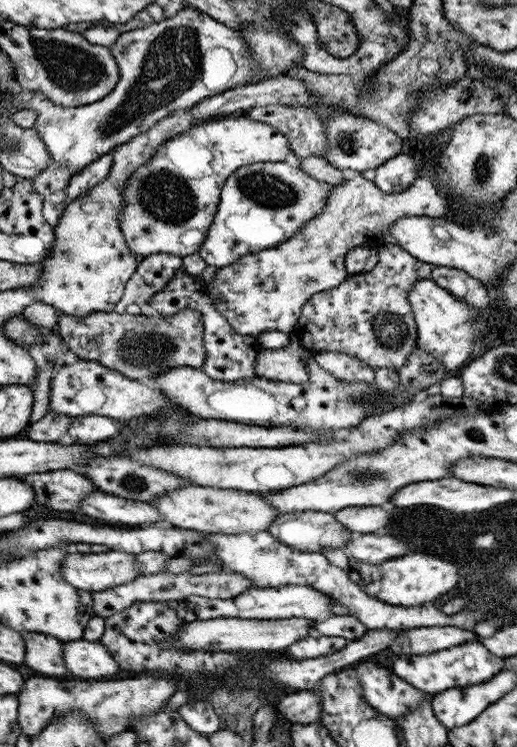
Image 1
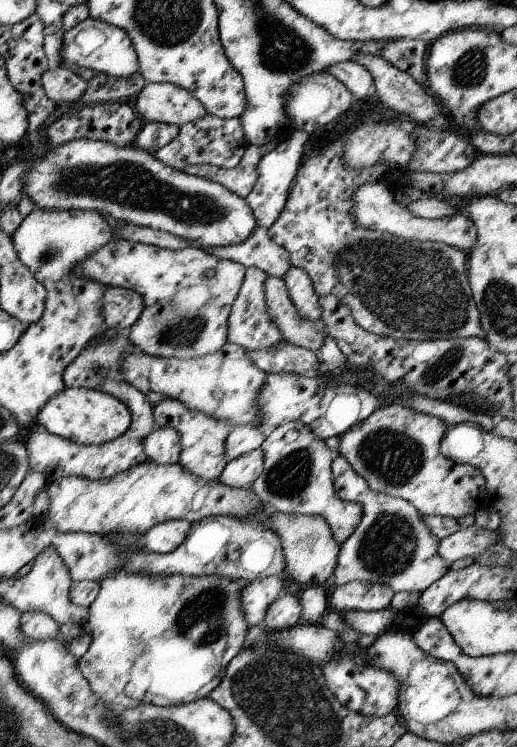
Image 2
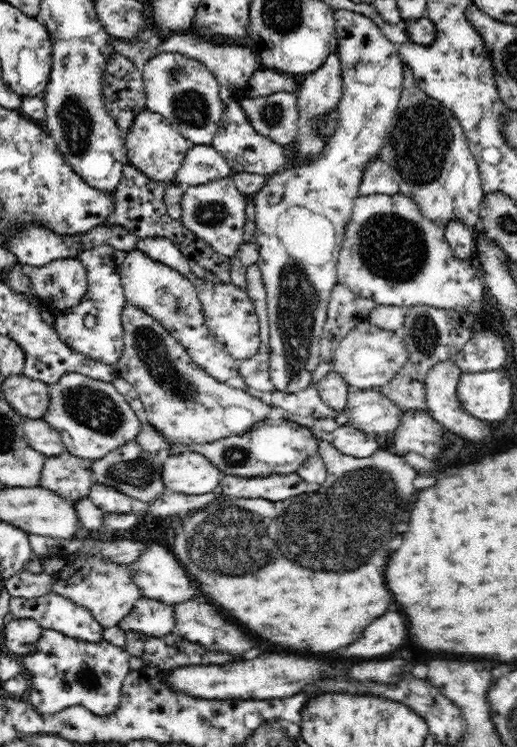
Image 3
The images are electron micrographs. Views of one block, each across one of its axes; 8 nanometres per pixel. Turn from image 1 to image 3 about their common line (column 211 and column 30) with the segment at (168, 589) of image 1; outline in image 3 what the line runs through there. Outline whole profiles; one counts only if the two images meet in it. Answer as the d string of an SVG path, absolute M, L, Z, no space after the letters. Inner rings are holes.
M25 569L4 581L3 588L12 597L39 598L52 592L52 584L52 575L45 572L34 574Z

